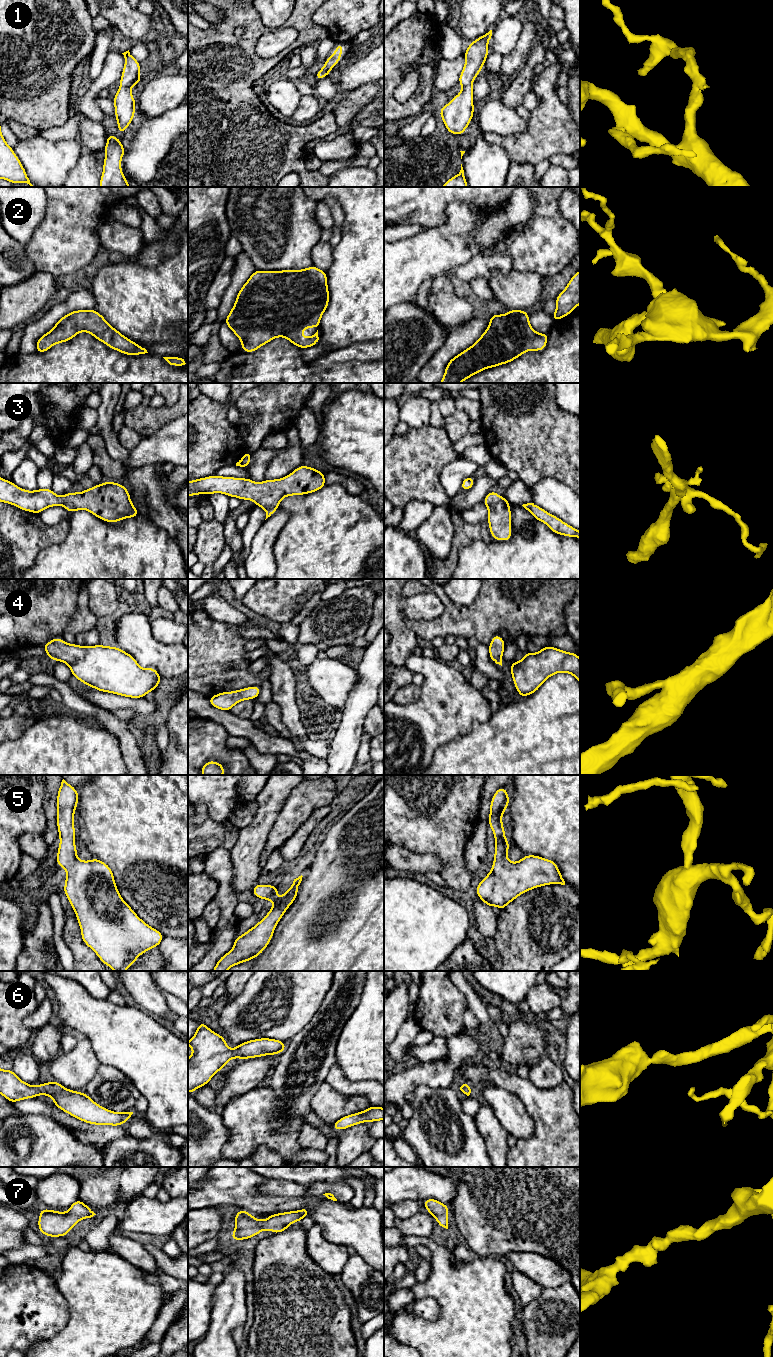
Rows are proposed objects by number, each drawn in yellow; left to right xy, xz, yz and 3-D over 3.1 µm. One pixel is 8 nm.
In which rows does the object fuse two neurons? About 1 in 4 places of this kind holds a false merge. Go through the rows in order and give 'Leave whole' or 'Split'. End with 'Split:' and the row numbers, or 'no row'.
1: Leave whole
2: Leave whole
3: Leave whole
4: Leave whole
5: Leave whole
6: Leave whole
7: Leave whole
Split: no row

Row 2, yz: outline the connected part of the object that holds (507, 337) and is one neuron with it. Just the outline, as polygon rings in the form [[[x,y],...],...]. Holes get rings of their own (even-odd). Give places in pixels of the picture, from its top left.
[[[508,310],[505,315],[493,314],[489,326],[481,337],[469,348],[453,357],[445,368],[439,383],[461,383],[487,368],[507,364],[527,351],[543,351],[549,333],[537,333],[530,325],[526,310]]]

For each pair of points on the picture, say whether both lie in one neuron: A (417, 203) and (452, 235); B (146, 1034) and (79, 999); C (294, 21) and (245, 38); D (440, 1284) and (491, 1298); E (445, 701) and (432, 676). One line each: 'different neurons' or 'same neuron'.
A: different neurons
B: same neuron
C: same neuron
D: same neuron
E: same neuron

